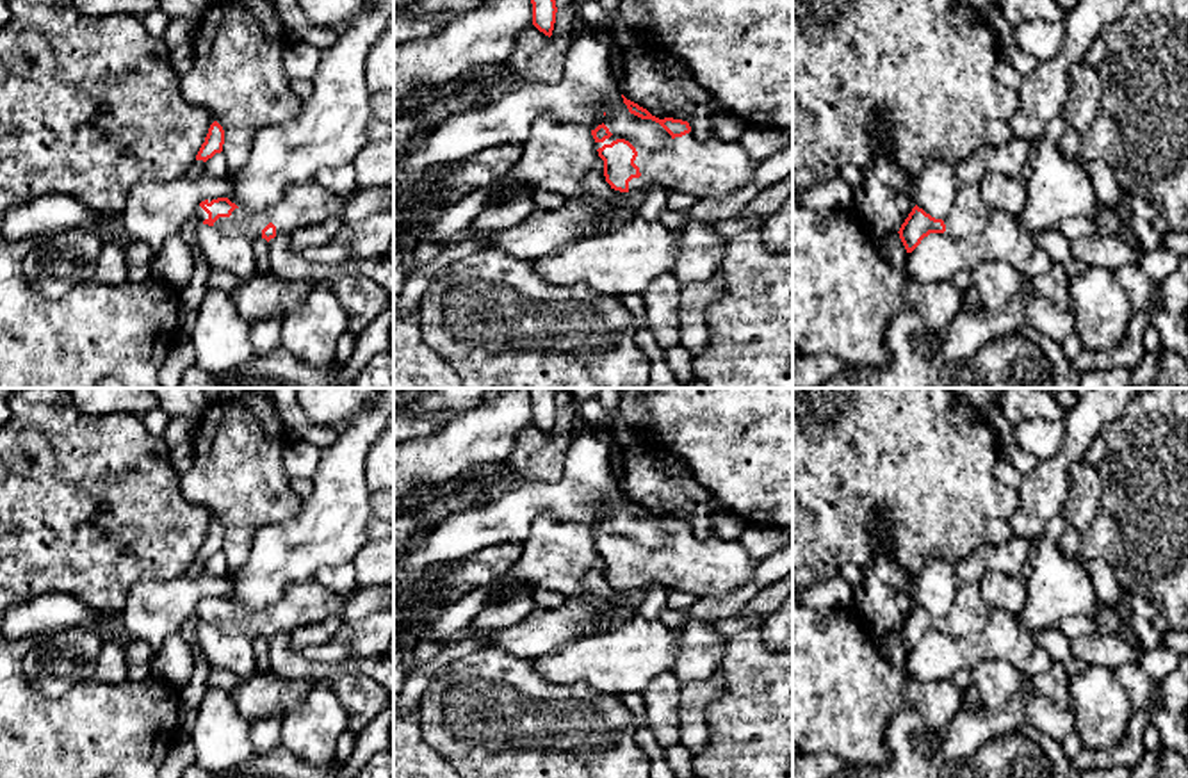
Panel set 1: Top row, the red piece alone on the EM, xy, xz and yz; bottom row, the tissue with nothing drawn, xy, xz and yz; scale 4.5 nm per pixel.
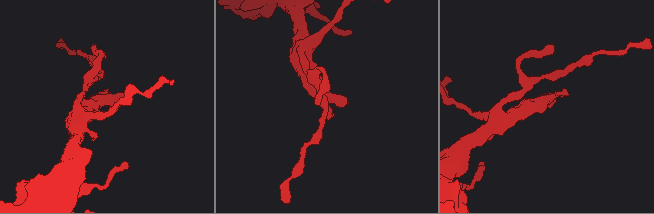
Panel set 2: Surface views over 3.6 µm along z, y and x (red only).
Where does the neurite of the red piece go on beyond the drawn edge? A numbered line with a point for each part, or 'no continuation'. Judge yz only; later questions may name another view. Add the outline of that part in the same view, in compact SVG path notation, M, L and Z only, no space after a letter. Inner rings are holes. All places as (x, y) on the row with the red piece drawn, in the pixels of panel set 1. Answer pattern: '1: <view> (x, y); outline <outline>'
1: yz (969, 216); outline M967 185L960 189L953 208L942 219L946 224L944 235L951 239L980 237L990 219L992 210L983 201L980 185Z

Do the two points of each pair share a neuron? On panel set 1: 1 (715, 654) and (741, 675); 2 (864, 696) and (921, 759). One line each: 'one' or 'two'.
1: two
2: two

